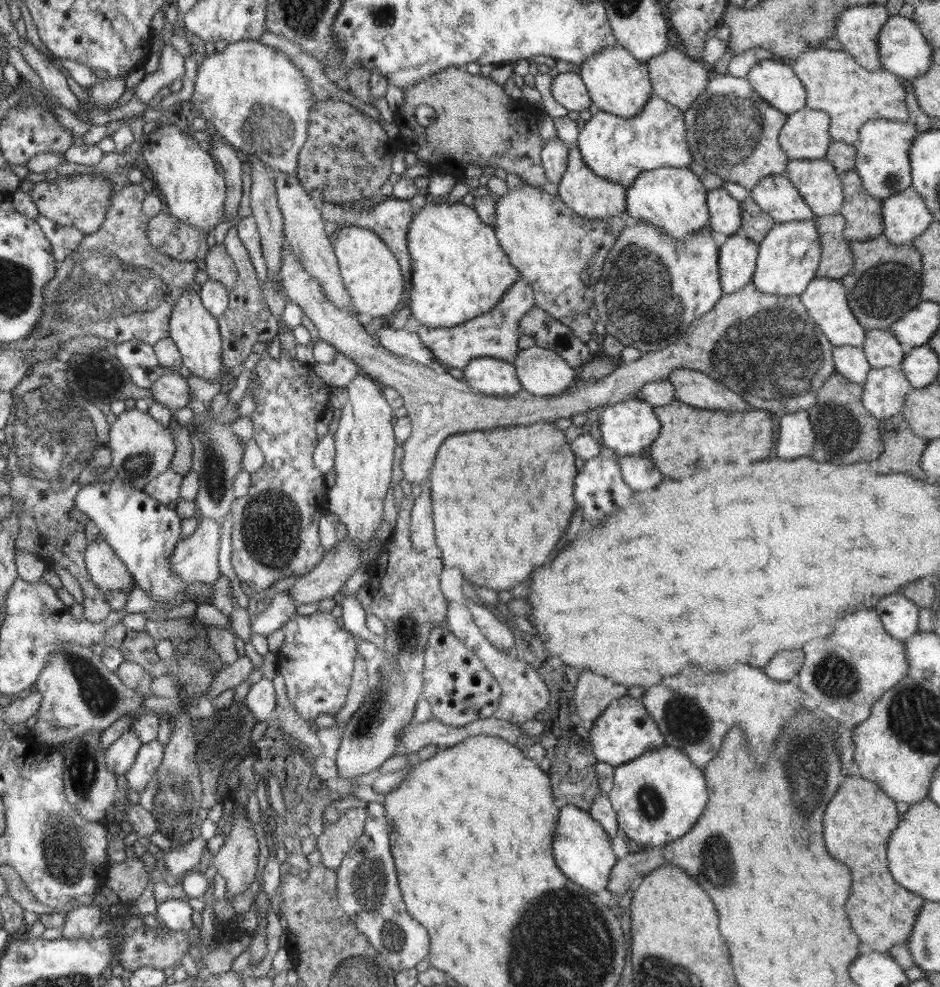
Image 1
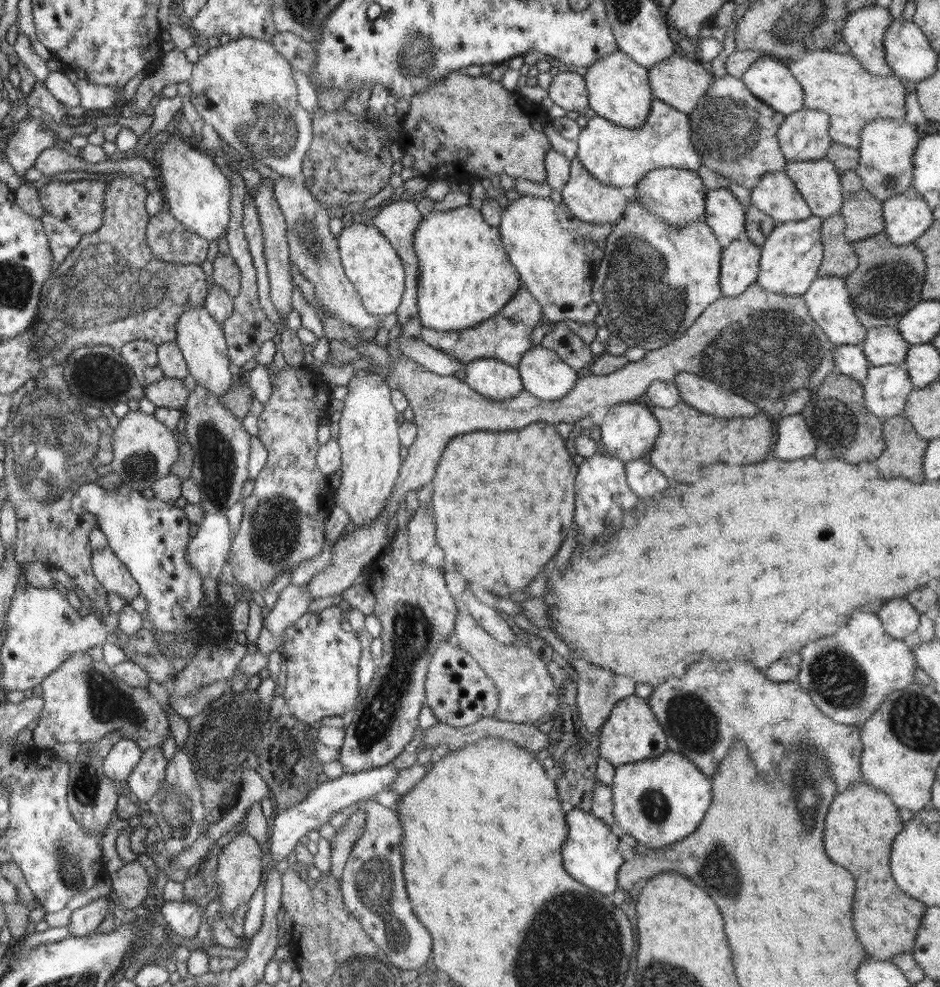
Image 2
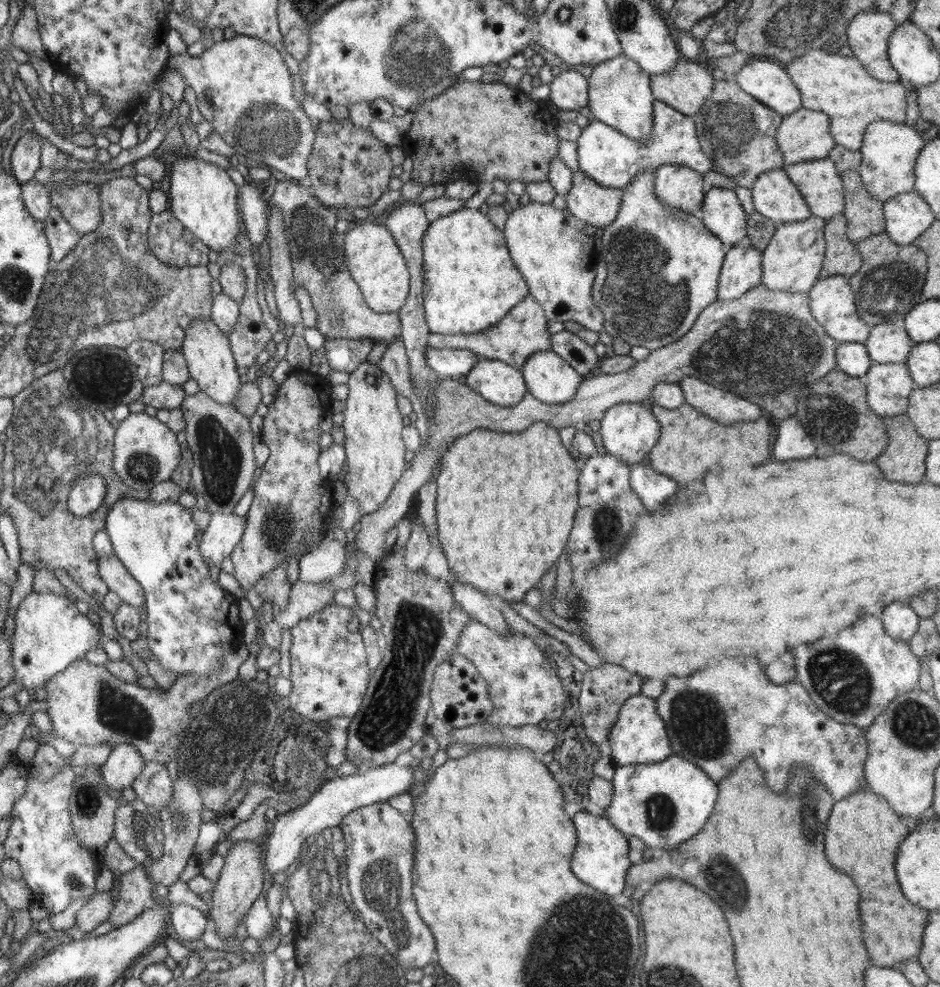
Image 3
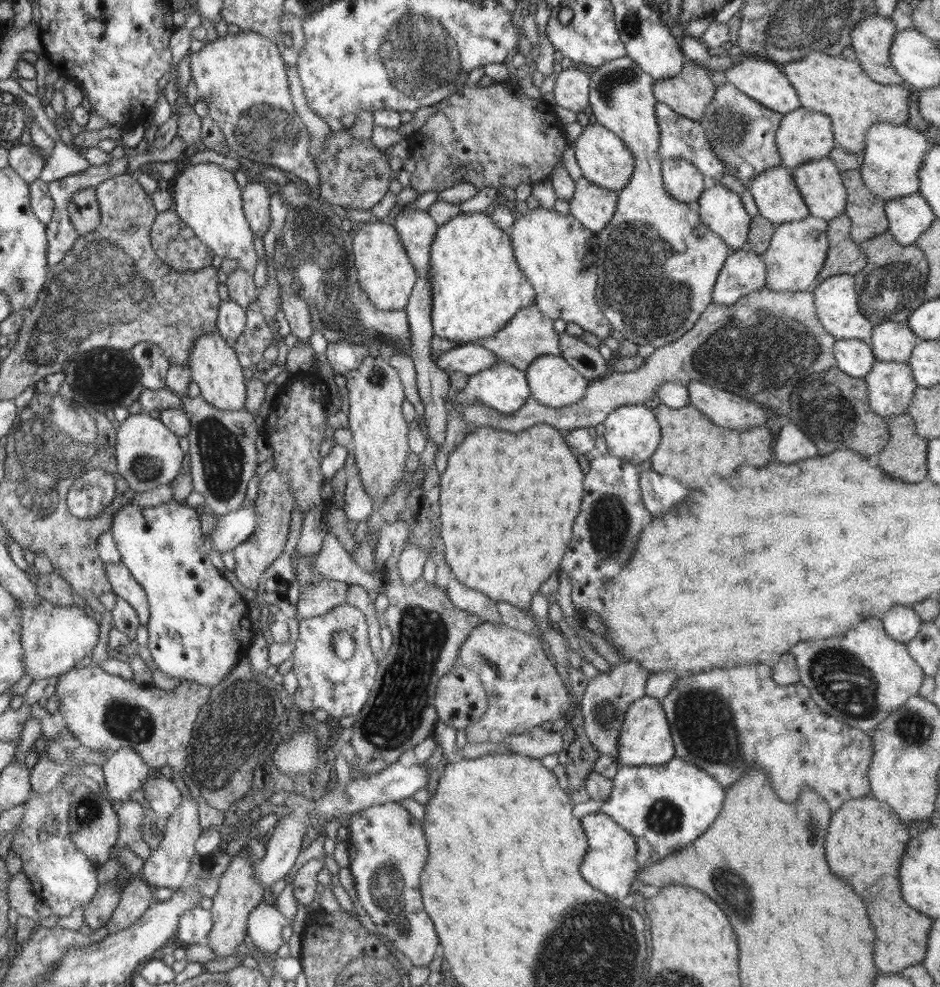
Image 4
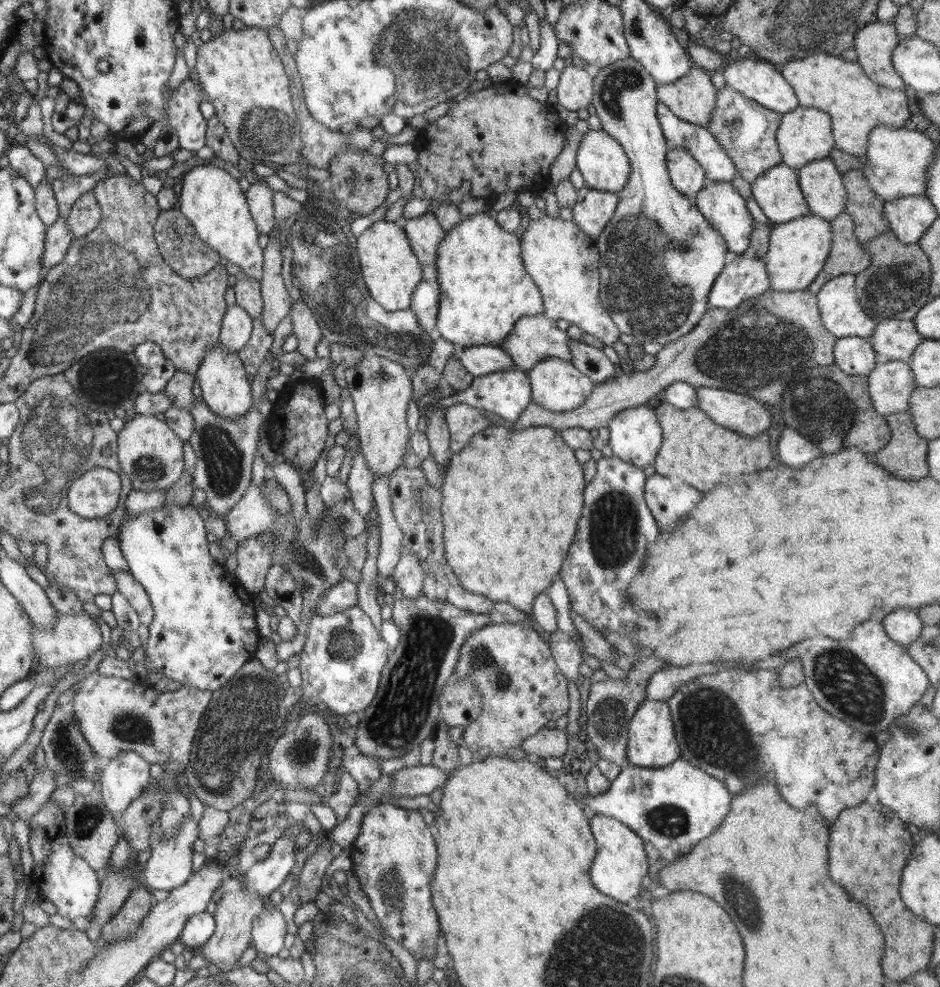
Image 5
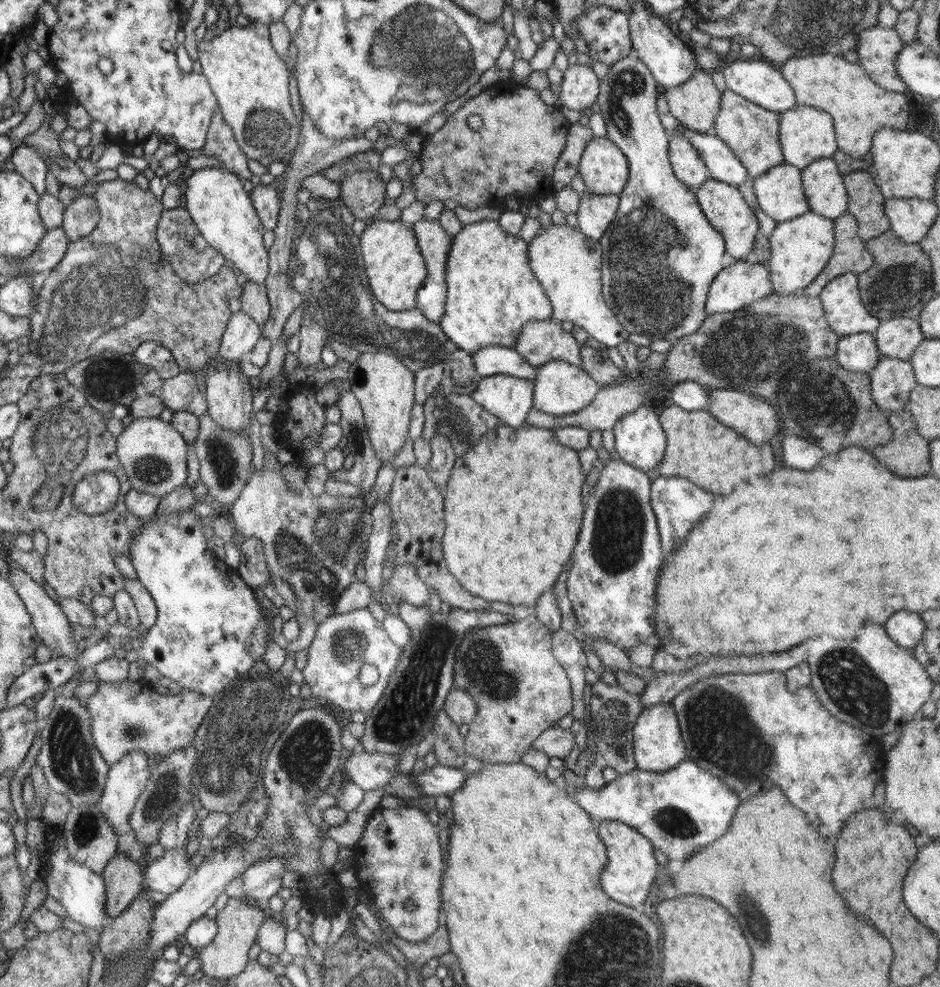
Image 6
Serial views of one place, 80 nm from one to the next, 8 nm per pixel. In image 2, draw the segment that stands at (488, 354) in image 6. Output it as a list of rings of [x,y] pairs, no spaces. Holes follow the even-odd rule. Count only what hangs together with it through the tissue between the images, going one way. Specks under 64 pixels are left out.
[[[402,332],[398,336],[398,348],[404,357],[410,358],[430,372],[442,376],[454,375],[454,372],[458,372],[458,370],[462,370],[466,366],[459,358],[433,348],[421,338],[409,339]]]

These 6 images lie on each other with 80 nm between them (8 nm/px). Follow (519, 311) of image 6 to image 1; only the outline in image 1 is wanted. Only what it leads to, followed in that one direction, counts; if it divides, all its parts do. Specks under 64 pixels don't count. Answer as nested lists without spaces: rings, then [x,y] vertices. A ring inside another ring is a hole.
[[[429,200],[426,206],[416,213],[408,227],[407,245],[412,271],[409,308],[411,316],[426,326],[453,327],[491,311],[520,276],[500,246],[493,227],[480,220],[476,211],[464,202]]]

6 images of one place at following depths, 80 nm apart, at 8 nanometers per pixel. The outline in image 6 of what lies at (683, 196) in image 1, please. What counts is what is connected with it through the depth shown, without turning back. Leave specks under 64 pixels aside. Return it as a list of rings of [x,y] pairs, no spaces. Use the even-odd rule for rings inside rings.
[[[678,135],[678,137],[668,138],[668,140],[668,156],[674,174],[682,184],[688,186],[692,191],[696,191],[709,179],[709,171],[705,162],[686,137]]]

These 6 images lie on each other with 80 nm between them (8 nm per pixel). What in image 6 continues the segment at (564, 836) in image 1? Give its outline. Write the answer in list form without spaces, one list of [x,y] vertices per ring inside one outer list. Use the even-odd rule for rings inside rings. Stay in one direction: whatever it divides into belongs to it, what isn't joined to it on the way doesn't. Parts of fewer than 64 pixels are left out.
[[[603,820],[598,826],[598,837],[606,847],[607,863],[599,874],[602,890],[616,902],[640,909],[659,874],[653,844],[640,832],[618,821]]]

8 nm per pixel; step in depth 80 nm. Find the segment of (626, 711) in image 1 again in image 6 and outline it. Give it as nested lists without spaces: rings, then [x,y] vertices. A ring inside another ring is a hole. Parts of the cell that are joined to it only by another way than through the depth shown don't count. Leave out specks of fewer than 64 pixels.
[[[671,703],[653,704],[644,707],[633,726],[633,755],[639,769],[664,772],[686,760],[686,747],[680,734],[678,717]]]

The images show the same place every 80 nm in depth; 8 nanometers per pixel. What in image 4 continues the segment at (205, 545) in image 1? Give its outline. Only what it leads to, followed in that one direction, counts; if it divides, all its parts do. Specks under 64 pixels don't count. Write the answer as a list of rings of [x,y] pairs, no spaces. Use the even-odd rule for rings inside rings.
[[[255,502],[248,507],[239,507],[234,512],[219,515],[213,531],[208,536],[209,548],[214,547],[218,553],[234,551],[248,536],[254,532],[257,525],[257,512]]]

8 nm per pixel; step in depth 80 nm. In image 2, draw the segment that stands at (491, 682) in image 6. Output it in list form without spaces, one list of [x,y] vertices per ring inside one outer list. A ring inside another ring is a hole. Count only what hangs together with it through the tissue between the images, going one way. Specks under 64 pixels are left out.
[[[460,613],[456,618],[453,642],[463,648],[485,670],[494,682],[498,692],[499,705],[493,714],[495,719],[513,723],[533,723],[542,721],[552,709],[552,688],[554,682],[544,660],[531,648],[519,643],[502,644],[484,628],[480,627],[469,614]]]

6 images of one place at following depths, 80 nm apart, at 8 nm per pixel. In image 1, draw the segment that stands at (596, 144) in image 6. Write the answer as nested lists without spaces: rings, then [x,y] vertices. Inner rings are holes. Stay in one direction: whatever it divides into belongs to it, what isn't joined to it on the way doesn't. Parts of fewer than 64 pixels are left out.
[[[652,95],[640,116],[618,118],[598,112],[579,130],[577,148],[586,166],[602,178],[629,187],[634,179],[647,170],[662,167],[688,167],[693,162],[686,141],[684,114],[658,96]]]

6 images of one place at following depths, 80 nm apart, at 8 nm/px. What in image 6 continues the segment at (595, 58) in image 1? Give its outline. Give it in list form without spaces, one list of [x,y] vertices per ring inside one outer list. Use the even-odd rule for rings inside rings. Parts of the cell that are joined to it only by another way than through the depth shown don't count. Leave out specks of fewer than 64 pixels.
[[[634,55],[623,58],[622,60],[617,60],[614,64],[611,64],[608,70],[608,76],[600,80],[600,94],[598,94],[595,104],[600,107],[600,114],[606,123],[606,128],[608,130],[606,137],[624,154],[629,164],[629,179],[625,184],[624,190],[619,194],[618,211],[616,212],[614,220],[608,225],[608,228],[599,240],[603,252],[601,283],[602,294],[608,308],[612,309],[616,318],[624,322],[630,334],[641,333],[652,340],[669,340],[675,342],[683,336],[691,335],[693,332],[696,332],[706,318],[707,312],[705,311],[705,304],[707,301],[707,294],[714,277],[723,269],[722,258],[724,258],[726,247],[724,237],[708,223],[706,216],[702,213],[698,205],[695,191],[692,191],[688,186],[682,184],[674,174],[668,156],[669,137],[666,135],[665,128],[662,126],[657,112],[657,97],[660,94],[661,89],[656,83],[656,80],[652,77],[650,70]]]

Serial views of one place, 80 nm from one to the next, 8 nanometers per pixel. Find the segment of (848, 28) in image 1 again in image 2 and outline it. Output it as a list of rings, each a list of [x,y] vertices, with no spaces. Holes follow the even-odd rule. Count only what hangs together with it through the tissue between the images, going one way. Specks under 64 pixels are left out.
[[[874,5],[851,12],[841,30],[843,41],[862,67],[874,76],[895,76],[884,52],[884,33],[893,16],[887,8]]]

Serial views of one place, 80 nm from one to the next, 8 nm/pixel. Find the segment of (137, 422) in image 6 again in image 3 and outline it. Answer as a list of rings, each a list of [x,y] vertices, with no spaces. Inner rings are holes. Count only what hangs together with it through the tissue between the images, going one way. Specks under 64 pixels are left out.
[[[144,411],[140,413],[130,412],[123,421],[120,421],[120,425],[115,429],[113,469],[131,492],[148,492],[154,485],[171,478],[171,474],[176,466],[179,465],[181,459],[182,445],[178,443],[176,435],[173,430],[170,430],[163,422],[160,422],[157,417],[152,417]]]

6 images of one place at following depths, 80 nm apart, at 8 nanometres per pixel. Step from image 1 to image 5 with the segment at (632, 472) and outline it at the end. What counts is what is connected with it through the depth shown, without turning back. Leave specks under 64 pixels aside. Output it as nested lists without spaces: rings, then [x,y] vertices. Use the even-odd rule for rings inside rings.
[[[654,473],[646,479],[644,498],[660,531],[670,532],[680,520],[696,508],[702,494],[682,482],[680,478],[668,478]]]

